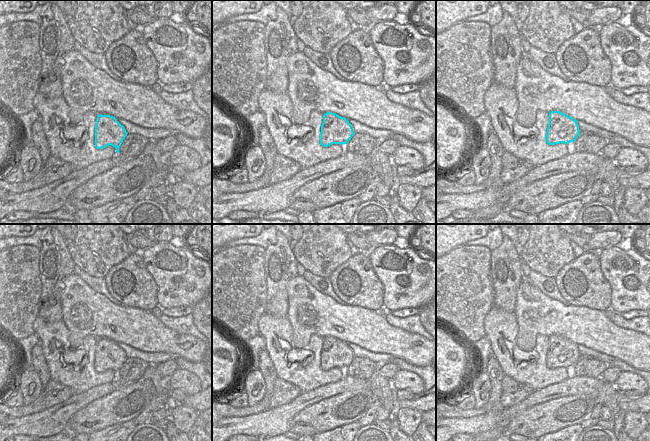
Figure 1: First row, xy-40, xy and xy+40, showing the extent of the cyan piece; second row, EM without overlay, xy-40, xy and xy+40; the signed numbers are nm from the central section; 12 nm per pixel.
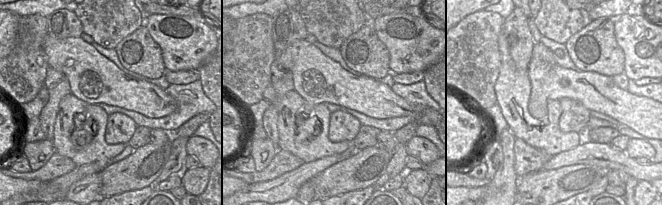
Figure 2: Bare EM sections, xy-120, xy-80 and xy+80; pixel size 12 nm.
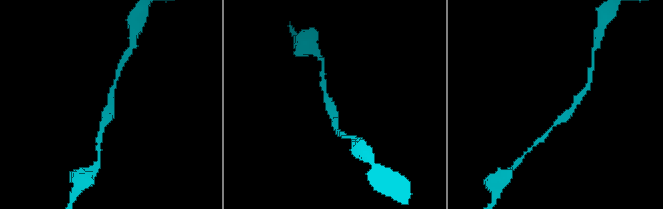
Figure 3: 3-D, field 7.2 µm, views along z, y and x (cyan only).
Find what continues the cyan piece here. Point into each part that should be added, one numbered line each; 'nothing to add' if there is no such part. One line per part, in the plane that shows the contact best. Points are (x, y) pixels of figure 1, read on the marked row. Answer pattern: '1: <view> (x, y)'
1: xy+40 (536, 90)

